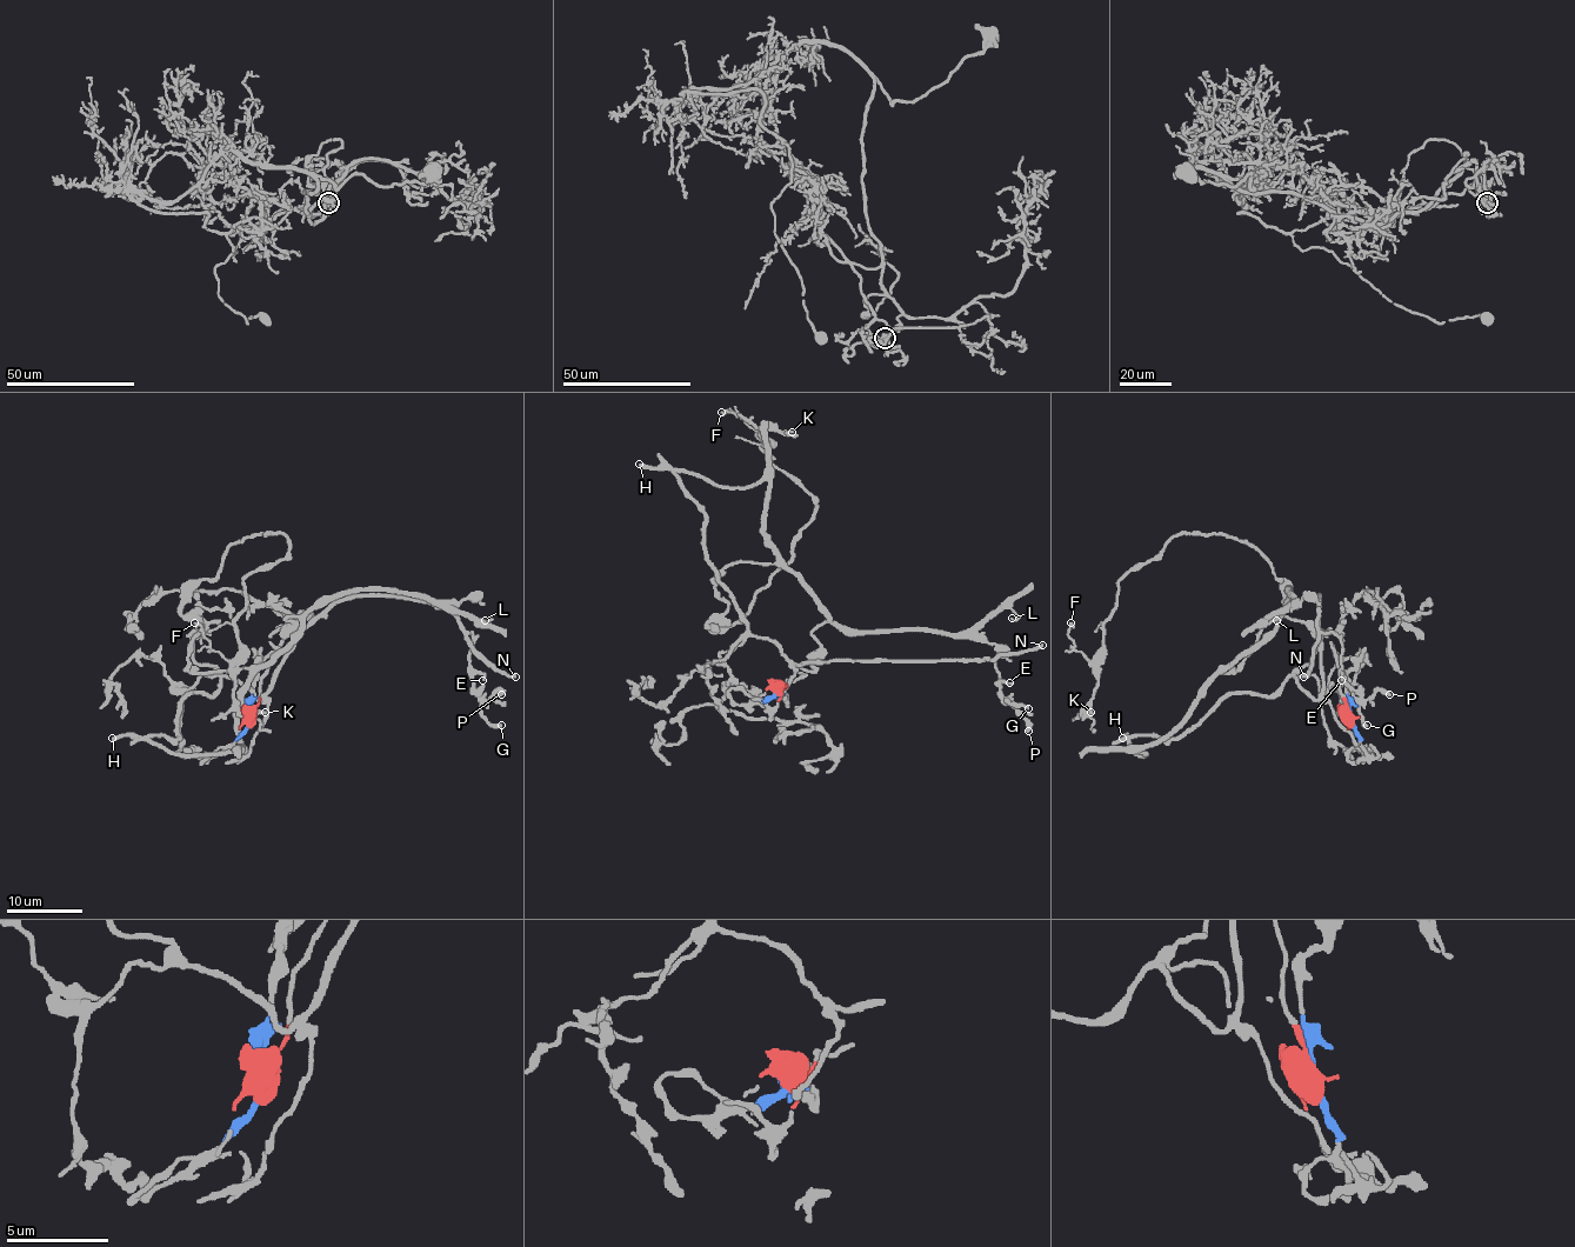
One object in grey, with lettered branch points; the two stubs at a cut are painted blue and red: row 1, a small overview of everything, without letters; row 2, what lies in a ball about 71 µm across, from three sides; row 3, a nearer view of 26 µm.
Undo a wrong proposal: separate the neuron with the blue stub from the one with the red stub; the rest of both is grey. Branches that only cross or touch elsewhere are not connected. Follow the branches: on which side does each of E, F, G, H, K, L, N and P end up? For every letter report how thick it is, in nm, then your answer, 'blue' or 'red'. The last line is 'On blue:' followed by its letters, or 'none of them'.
E: 150 nm thick; blue
F: 240 nm thick; red
G: 240 nm thick; blue
H: 320 nm thick; red
K: 240 nm thick; red
L: 100 nm thick; red
N: 280 nm thick; blue
P: 360 nm thick; blue
On blue: E, G, N, P

